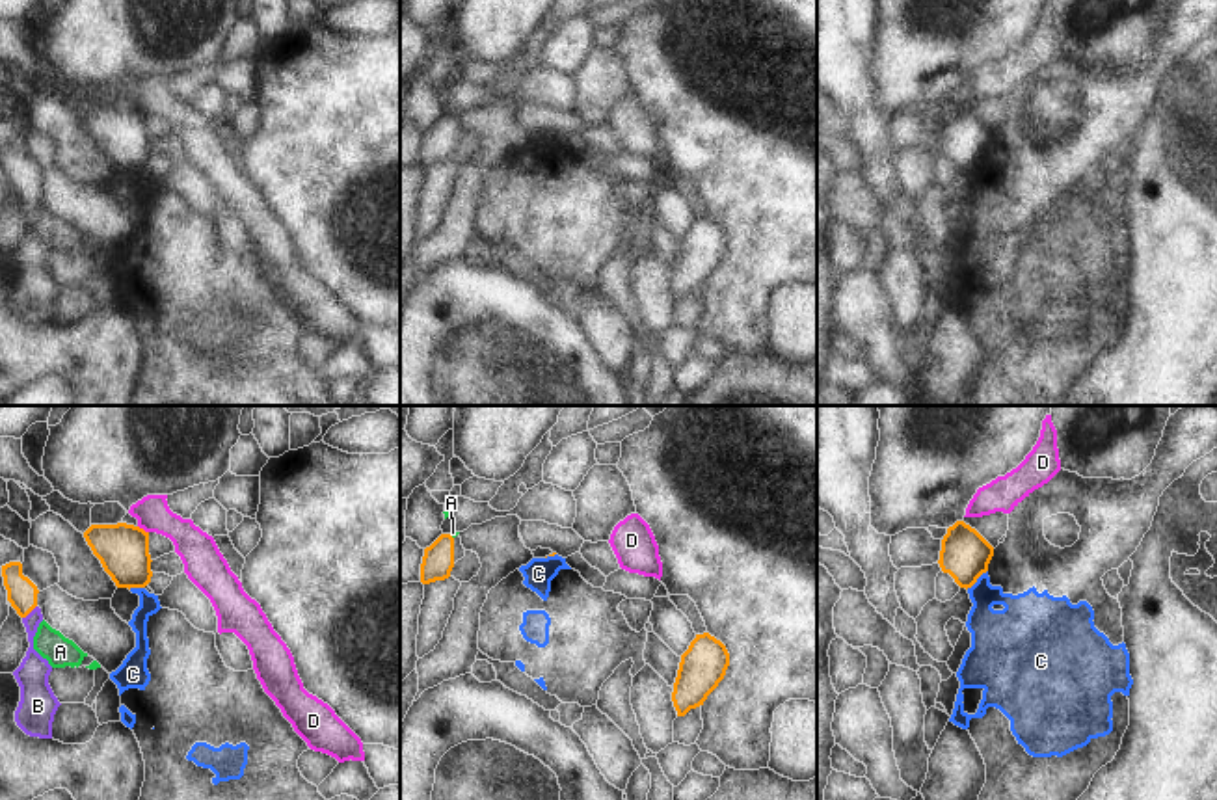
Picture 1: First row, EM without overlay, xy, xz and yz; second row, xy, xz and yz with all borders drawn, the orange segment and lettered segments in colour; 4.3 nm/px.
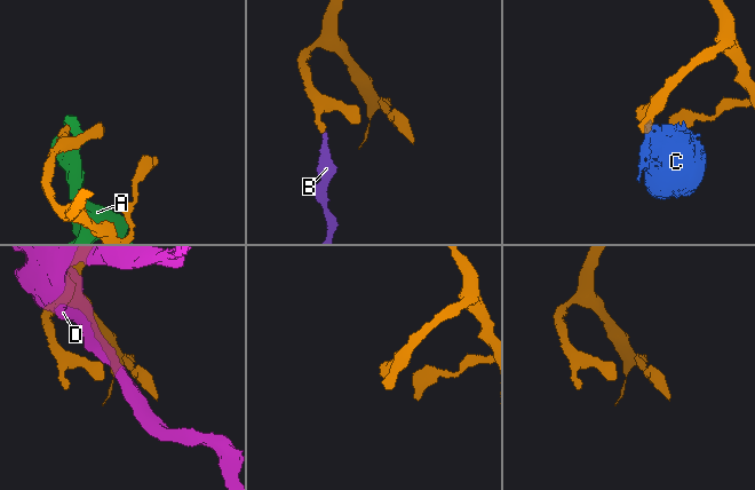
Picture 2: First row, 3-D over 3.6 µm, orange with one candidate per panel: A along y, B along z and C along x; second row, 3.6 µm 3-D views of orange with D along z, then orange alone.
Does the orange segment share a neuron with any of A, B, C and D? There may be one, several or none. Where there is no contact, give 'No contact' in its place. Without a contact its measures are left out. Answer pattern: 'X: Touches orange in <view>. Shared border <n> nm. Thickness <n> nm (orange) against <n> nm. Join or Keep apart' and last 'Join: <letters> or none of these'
A: Touches orange in xz. Shared border 30 nm. Thickness 140 nm (orange) against 20 nm. Keep apart
B: Touches orange in xy. Shared border 90 nm. Thickness 130 nm (orange) against 140 nm. Join
C: Touches orange in yz. Shared border 130 nm. Thickness 220 nm (orange) against 220 nm. Keep apart
D: Touches orange in xy. Shared border 60 nm. Thickness 220 nm (orange) against 160 nm. Keep apart
Join: B

